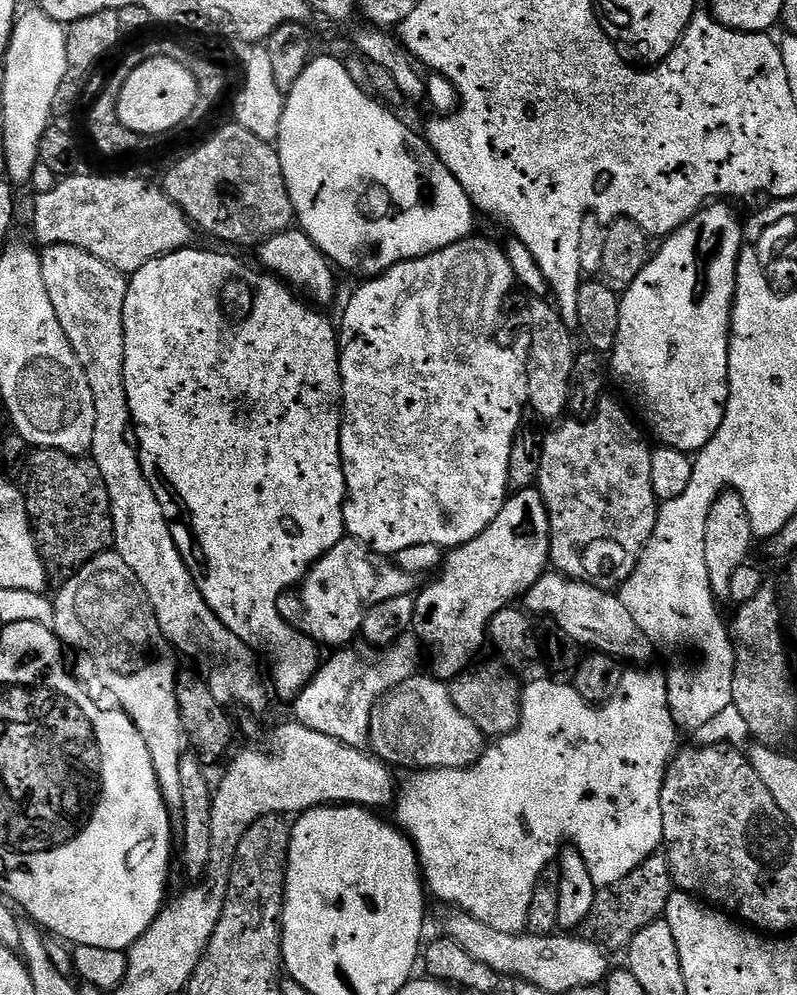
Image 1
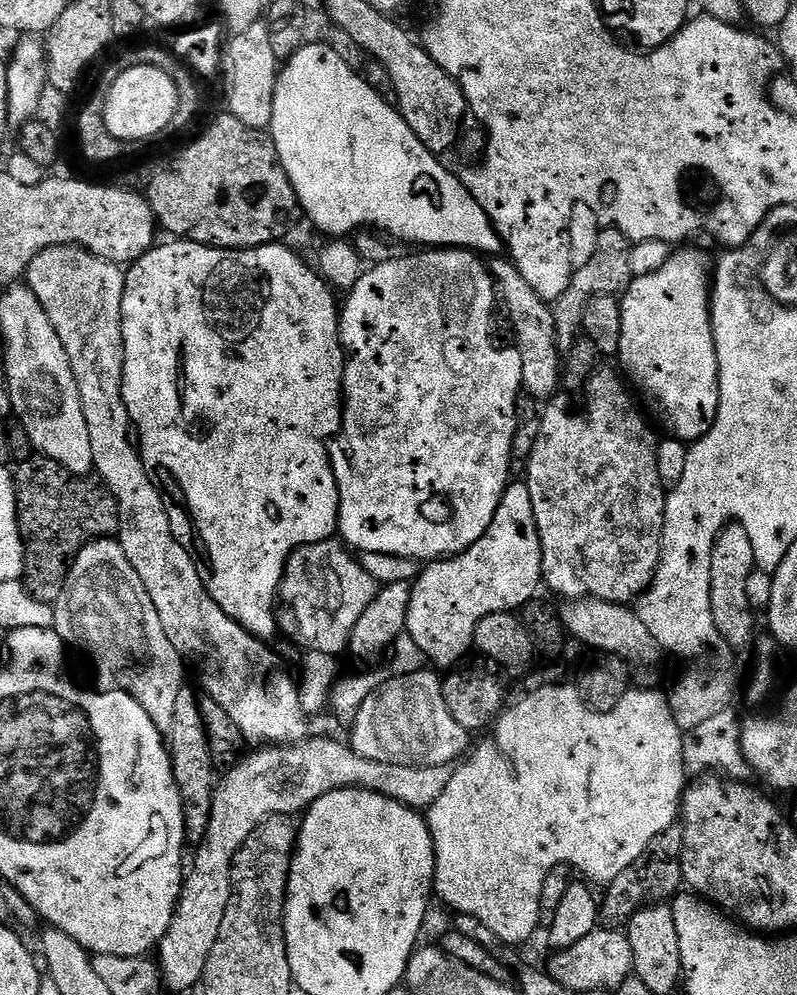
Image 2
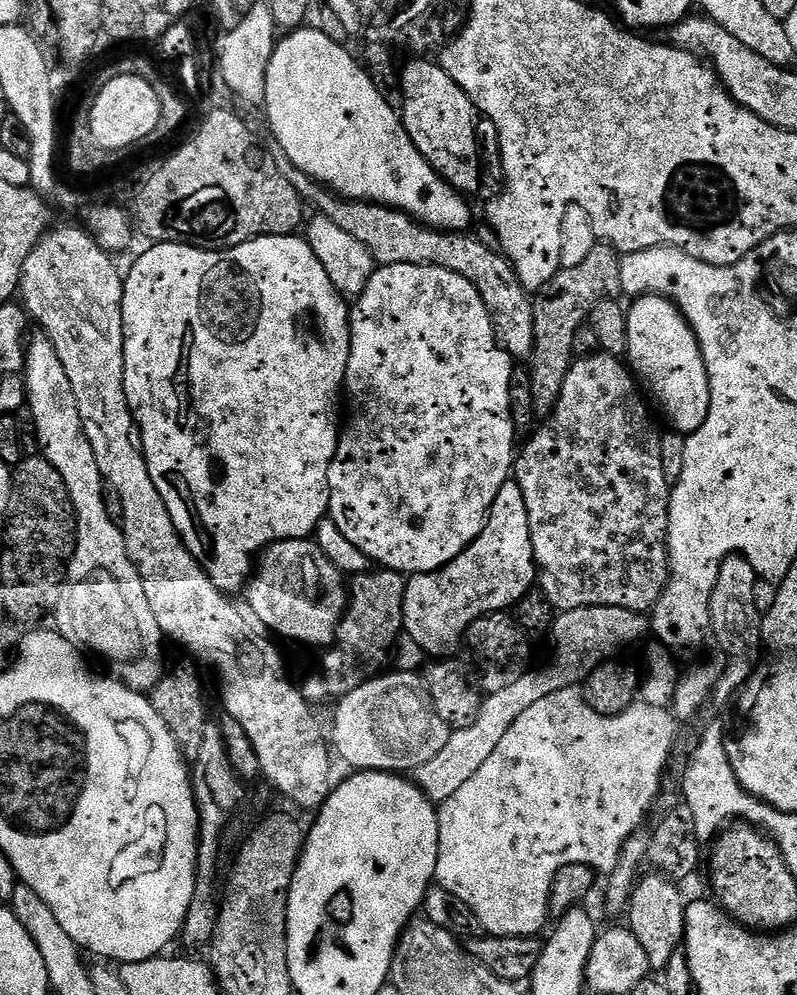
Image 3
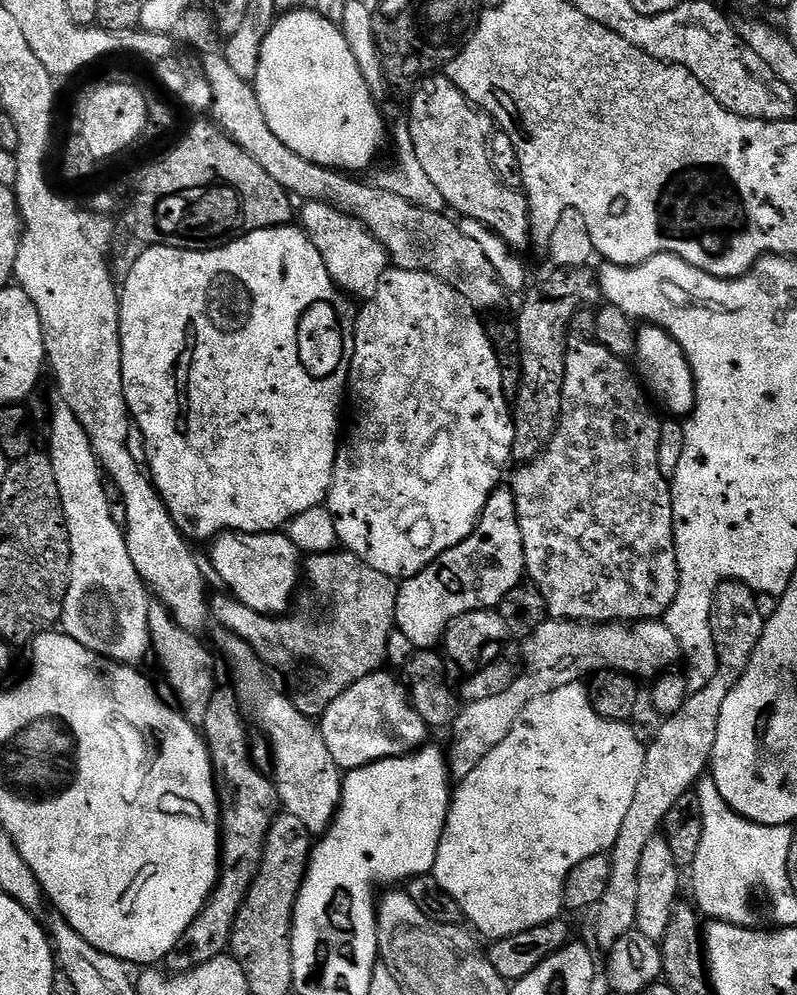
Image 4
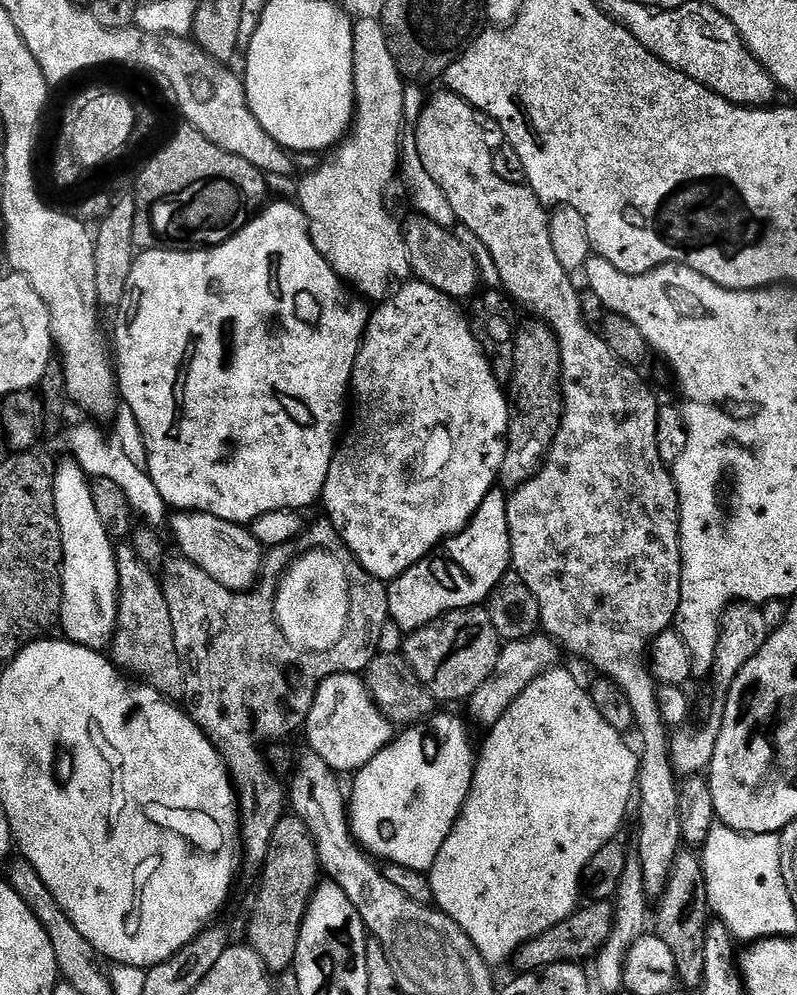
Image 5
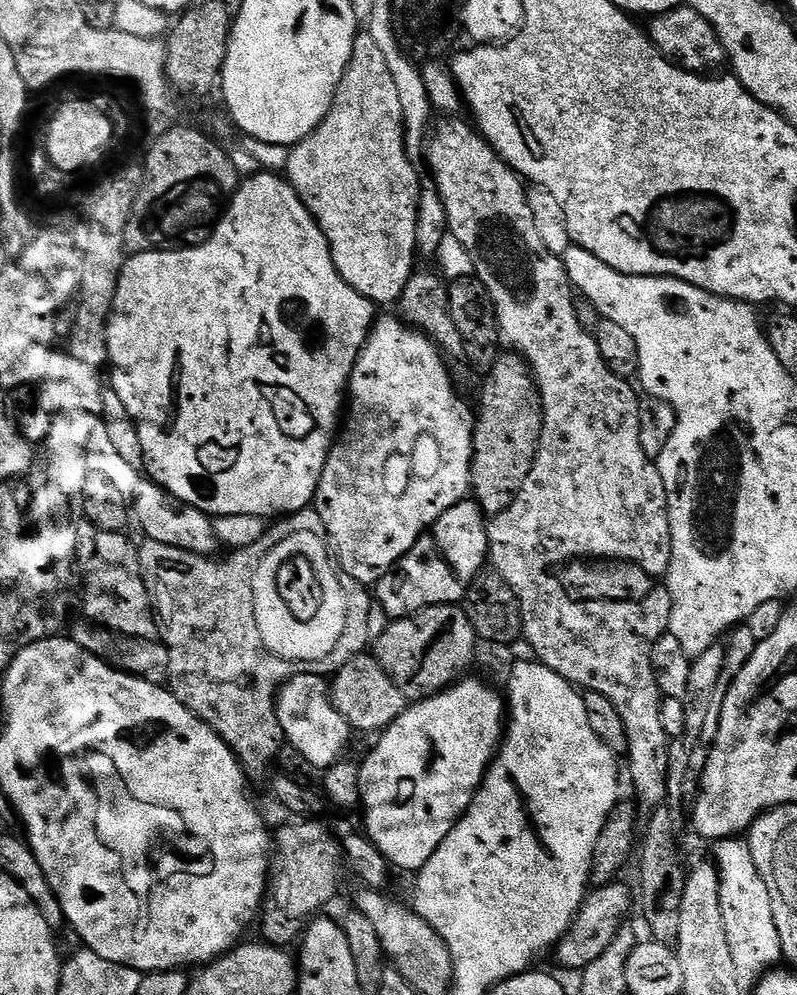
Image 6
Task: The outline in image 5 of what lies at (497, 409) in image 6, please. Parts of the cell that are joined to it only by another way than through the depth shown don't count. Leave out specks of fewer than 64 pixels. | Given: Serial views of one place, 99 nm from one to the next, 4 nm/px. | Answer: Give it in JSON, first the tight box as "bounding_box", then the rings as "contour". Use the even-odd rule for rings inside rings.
{"bounding_box":[498,322,564,490],"contour":[[[543,322],[521,323],[517,327],[512,341],[512,358],[510,361],[510,377],[512,376],[512,389],[506,392],[510,419],[508,421],[508,435],[504,446],[504,461],[500,466],[498,480],[505,489],[515,490],[536,475],[540,470],[542,461],[548,455],[548,447],[560,429],[560,415],[564,413],[564,397],[560,390],[560,349],[556,346],[556,336],[552,329]]]}

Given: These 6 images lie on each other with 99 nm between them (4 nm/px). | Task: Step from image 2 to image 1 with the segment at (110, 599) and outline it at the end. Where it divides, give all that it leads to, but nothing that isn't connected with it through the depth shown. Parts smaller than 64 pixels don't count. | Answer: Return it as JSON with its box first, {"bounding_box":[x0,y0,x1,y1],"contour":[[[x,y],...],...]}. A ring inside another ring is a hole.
{"bounding_box":[54,550,186,810],"contour":[[[114,550],[95,556],[89,564],[83,564],[75,574],[69,575],[65,580],[68,581],[61,586],[60,593],[54,596],[54,631],[65,649],[73,648],[80,655],[78,679],[88,689],[88,695],[97,704],[125,712],[134,722],[134,726],[138,726],[138,734],[142,734],[146,741],[146,750],[150,750],[150,762],[154,764],[154,774],[158,774],[158,786],[162,790],[164,800],[169,809],[178,810],[182,806],[178,766],[182,763],[186,751],[186,739],[176,697],[177,657],[158,626],[154,606],[150,606],[150,598],[146,598],[142,582],[134,578],[134,570],[130,570],[130,566],[126,566],[126,562],[122,562],[122,558]]]}

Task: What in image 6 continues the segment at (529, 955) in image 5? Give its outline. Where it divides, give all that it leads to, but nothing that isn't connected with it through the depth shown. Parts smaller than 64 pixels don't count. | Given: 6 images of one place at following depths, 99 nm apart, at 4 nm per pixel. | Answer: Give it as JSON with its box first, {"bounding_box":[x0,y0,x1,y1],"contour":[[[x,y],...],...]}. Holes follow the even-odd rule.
{"bounding_box":[554,882,634,970],"contour":[[[613,882],[602,886],[593,887],[584,897],[580,909],[568,928],[568,933],[560,939],[560,943],[554,949],[554,957],[564,968],[576,968],[582,970],[590,966],[603,954],[614,942],[618,930],[625,927],[628,915],[634,912],[634,892],[624,885],[624,882]]]}

